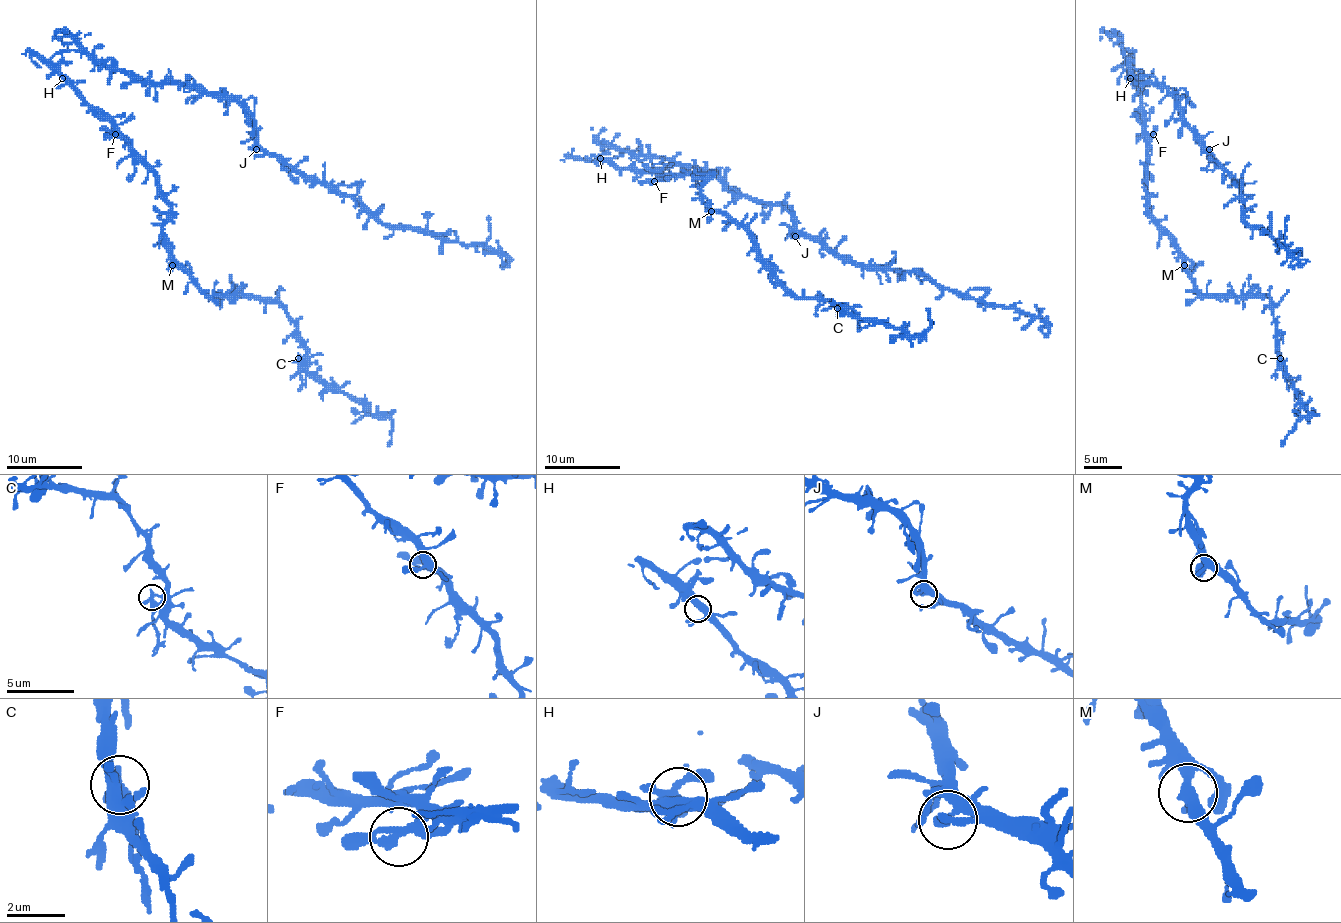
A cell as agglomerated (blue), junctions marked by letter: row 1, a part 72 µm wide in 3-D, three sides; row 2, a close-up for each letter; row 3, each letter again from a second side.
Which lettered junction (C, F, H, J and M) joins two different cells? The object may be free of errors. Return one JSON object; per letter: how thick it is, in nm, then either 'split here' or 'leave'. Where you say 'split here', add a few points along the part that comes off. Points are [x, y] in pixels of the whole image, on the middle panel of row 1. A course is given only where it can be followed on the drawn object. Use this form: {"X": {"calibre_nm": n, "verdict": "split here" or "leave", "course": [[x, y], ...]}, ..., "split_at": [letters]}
{"C": {"calibre_nm": 360, "verdict": "split here"}, "F": {"calibre_nm": 340, "verdict": "leave"}, "H": {"calibre_nm": 380, "verdict": "leave"}, "J": {"calibre_nm": 320, "verdict": "leave"}, "M": {"calibre_nm": 340, "verdict": "leave"}, "split_at": ["C"]}

